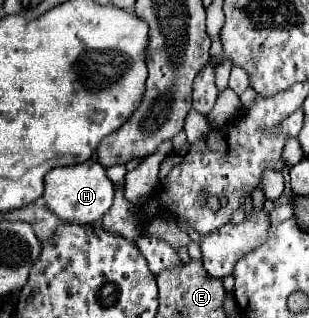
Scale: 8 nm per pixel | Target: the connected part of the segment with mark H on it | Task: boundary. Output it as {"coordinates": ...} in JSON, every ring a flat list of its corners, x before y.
{"coordinates":[[87,160,75,166,59,166,45,174,45,200,49,210,53,210,65,222,91,224,105,216,113,204,113,182,107,178,105,168,97,160]]}

